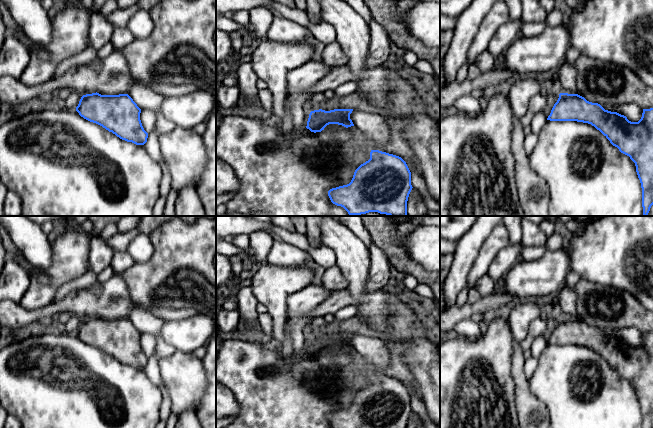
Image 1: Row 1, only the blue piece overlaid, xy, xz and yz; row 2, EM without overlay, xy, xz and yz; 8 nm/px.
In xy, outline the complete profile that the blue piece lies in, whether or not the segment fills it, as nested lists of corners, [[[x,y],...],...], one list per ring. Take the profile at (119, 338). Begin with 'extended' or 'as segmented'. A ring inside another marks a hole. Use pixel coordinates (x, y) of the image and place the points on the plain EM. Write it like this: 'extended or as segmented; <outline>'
as segmented; [[[86,318],[81,321],[76,335],[122,364],[136,369],[147,366],[148,357],[140,344],[141,333],[128,318]]]

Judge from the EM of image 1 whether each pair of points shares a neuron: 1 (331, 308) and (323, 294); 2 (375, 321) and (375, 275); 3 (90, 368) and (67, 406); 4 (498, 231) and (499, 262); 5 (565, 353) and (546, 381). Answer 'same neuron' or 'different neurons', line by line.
1: different neurons
2: different neurons
3: same neuron
4: different neurons
5: same neuron

